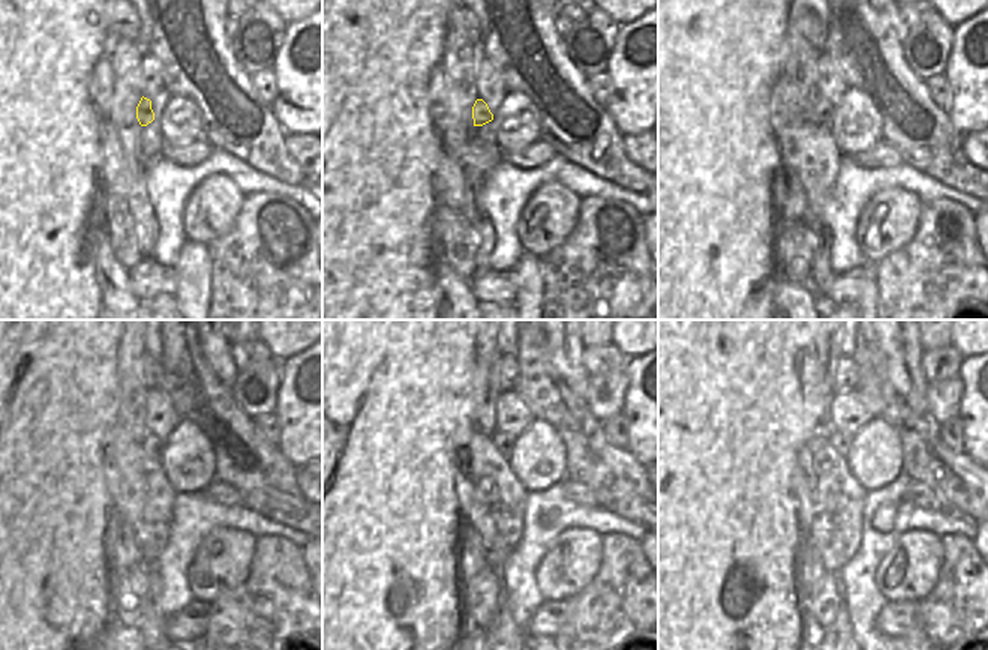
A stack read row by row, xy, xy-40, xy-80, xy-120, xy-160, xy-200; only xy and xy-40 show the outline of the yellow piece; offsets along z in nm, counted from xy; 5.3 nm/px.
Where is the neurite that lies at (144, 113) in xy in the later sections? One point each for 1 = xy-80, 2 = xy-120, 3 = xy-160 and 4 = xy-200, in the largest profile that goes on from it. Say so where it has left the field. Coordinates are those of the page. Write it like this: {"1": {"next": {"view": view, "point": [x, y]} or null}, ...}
{"1": {"next": {"view": "xy-80", "point": [822, 111]}}, "2": {"next": {"view": "xy-120", "point": [150, 443]}}, "3": {"next": {"view": "xy-160", "point": [504, 442]}}, "4": {"next": {"view": "xy-200", "point": [841, 442]}}}

